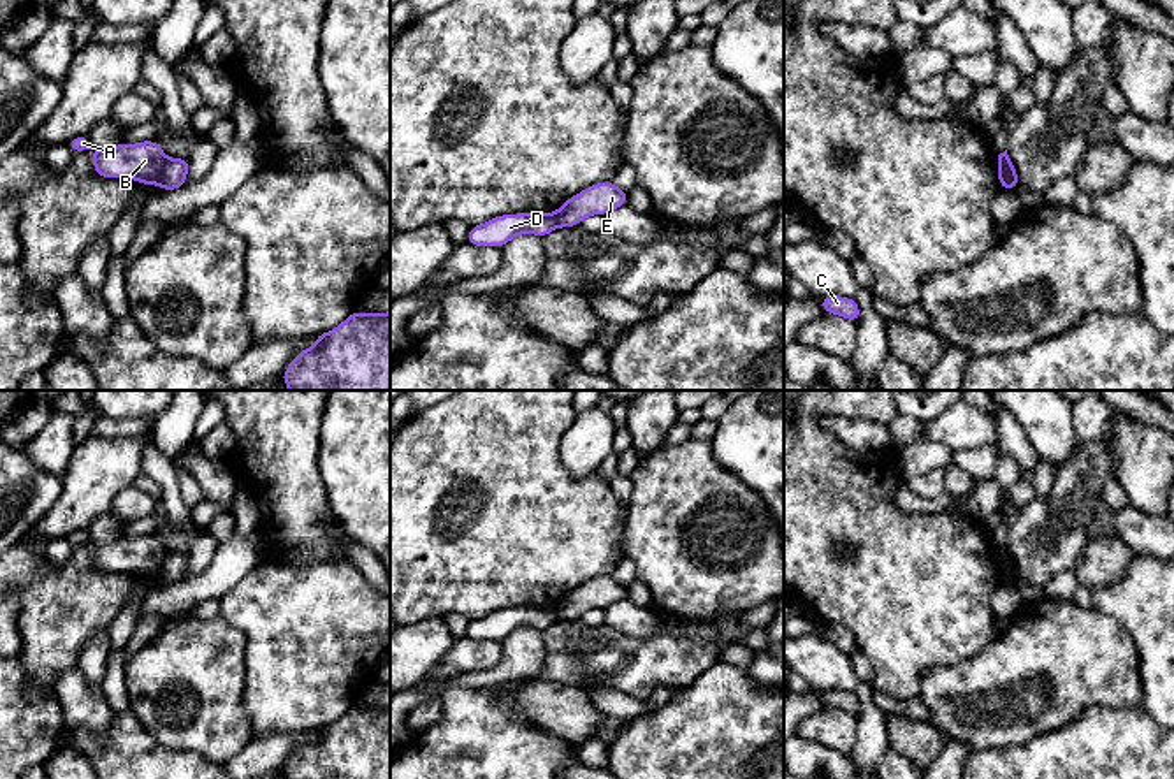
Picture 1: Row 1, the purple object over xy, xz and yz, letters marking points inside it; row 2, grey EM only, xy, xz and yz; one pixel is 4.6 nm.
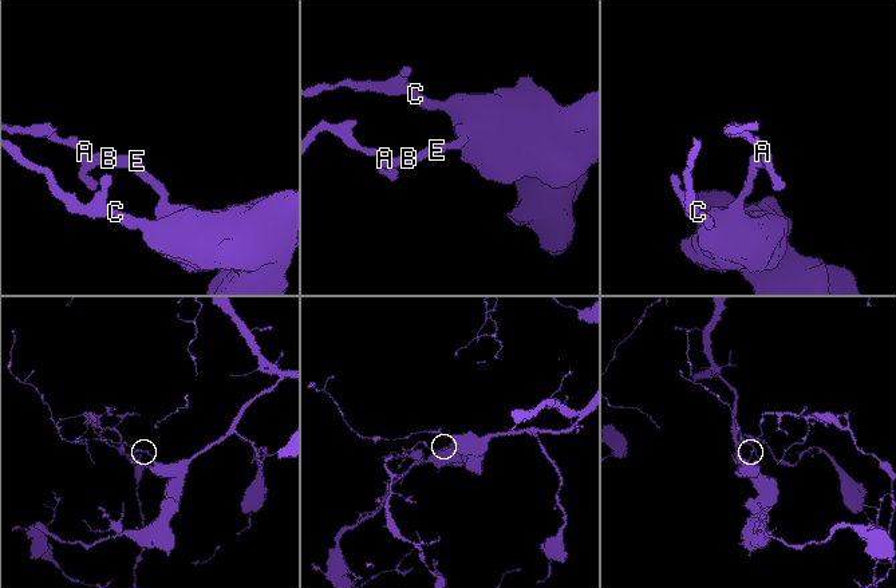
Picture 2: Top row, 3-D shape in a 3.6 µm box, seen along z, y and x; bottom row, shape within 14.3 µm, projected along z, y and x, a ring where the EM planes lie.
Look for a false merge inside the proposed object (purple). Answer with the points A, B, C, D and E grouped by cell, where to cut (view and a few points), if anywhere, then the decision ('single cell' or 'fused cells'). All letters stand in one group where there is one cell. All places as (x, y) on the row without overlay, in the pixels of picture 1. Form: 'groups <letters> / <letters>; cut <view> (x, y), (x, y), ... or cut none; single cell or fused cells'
groups A B D / C E; cut xy (167, 553), (159, 577); fused cells

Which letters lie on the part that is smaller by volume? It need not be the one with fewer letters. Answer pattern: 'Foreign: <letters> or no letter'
Foreign: A, B, D

